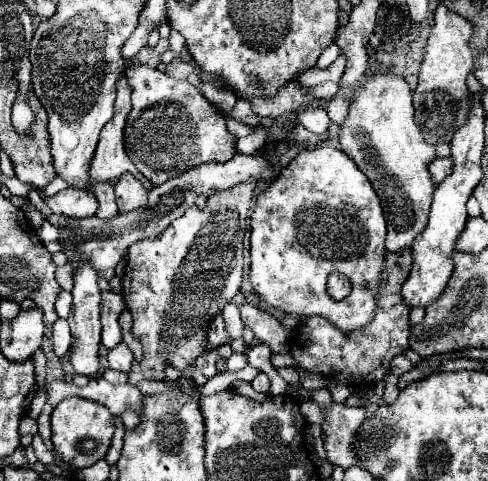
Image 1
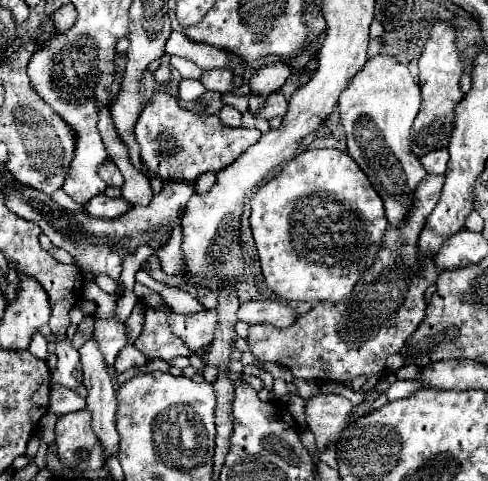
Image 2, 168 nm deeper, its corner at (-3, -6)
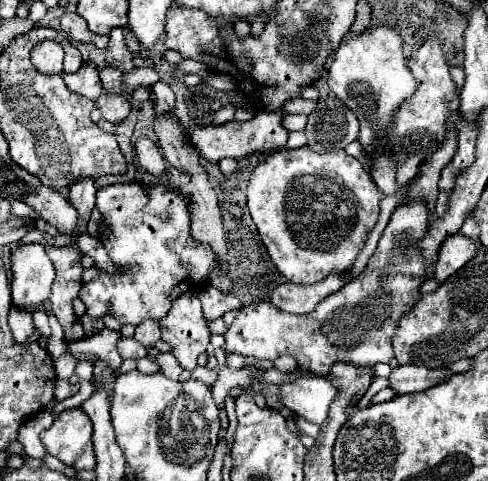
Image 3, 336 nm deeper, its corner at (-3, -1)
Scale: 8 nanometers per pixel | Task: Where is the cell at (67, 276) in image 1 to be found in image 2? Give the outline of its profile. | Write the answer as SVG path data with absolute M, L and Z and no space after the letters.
M3 176L3 186L7 190L7 208L15 210L25 220L33 220L39 224L45 236L49 236L51 244L69 252L75 258L75 264L79 266L83 280L87 278L97 278L101 274L107 274L113 280L119 280L121 276L121 266L127 254L133 254L137 246L149 244L151 240L167 242L175 222L181 218L185 212L185 206L189 198L195 194L195 184L189 182L165 182L163 190L153 196L151 204L141 208L135 206L129 212L121 214L119 218L91 218L83 212L71 212L63 210L49 194L39 192L29 186L21 184L9 184L9 176Z

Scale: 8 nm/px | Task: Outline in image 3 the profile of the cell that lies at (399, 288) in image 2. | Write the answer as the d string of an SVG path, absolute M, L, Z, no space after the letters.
M423 201L399 205L367 267L353 281L323 299L309 315L287 315L265 301L239 309L237 319L225 333L225 349L229 353L267 361L273 361L279 355L291 355L303 369L317 375L327 375L335 361L353 365L389 363L393 357L391 337L399 319L413 309L425 277L423 257L417 245L425 231L427 207Z

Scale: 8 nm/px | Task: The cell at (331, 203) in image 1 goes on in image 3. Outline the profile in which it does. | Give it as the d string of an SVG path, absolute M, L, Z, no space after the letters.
M307 145L269 153L253 169L247 185L247 207L269 257L287 281L299 285L317 283L331 273L345 273L355 263L371 229L377 223L381 197L383 193L379 193L377 185L355 157L347 155L343 149L321 155L311 151Z

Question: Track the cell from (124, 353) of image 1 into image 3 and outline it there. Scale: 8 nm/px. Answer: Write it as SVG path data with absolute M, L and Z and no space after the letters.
M119 339L119 345L117 345L117 351L123 359L141 359L141 357L147 357L147 347L139 345L139 341L135 339Z

